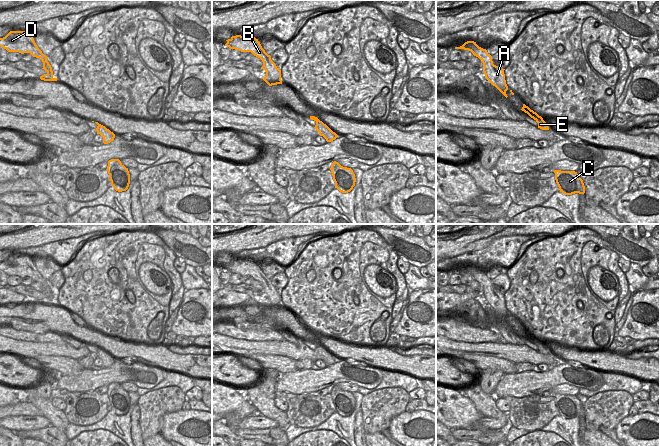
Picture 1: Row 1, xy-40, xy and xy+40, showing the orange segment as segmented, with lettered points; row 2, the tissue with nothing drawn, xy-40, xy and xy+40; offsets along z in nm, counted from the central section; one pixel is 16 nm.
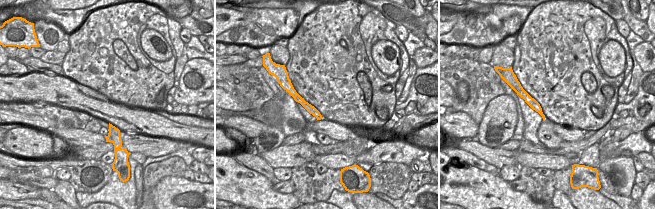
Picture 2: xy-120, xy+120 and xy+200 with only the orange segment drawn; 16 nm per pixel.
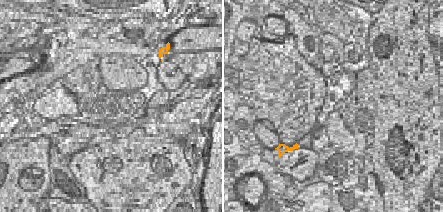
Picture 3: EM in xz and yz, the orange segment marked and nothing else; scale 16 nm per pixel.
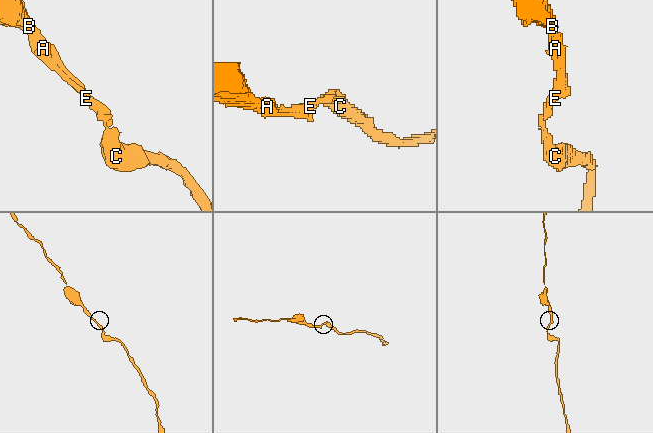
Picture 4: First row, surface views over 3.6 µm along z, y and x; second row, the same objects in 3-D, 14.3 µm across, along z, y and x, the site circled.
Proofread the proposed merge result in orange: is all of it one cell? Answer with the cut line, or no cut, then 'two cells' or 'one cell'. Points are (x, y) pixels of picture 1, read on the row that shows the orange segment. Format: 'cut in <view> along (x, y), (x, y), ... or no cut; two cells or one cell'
no cut; one cell

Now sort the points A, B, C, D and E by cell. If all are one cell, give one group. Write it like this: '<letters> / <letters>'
A B C D E

